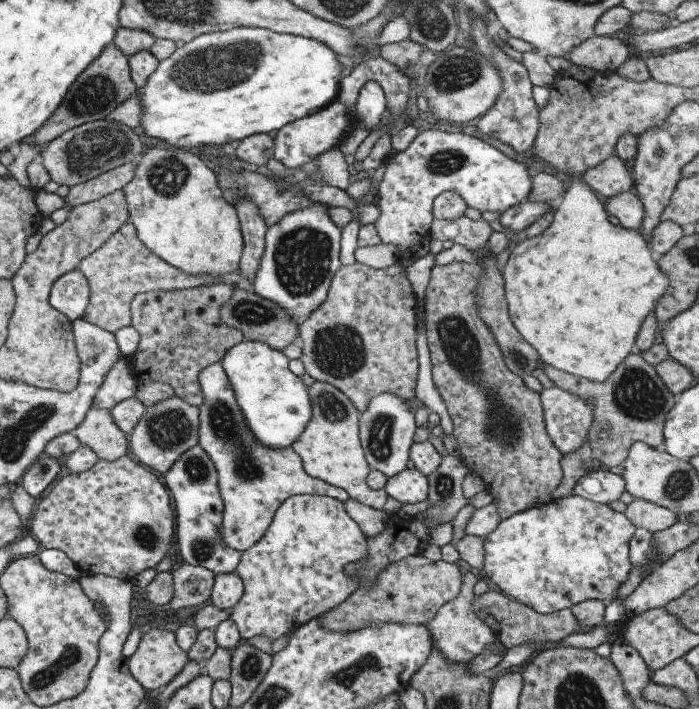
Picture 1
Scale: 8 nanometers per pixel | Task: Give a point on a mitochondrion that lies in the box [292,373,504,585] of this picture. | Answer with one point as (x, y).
(379, 443)

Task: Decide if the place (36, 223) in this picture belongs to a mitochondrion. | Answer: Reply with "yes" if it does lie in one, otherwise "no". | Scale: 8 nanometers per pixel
no

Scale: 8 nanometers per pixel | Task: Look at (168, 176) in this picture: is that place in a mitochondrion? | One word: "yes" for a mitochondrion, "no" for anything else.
yes

